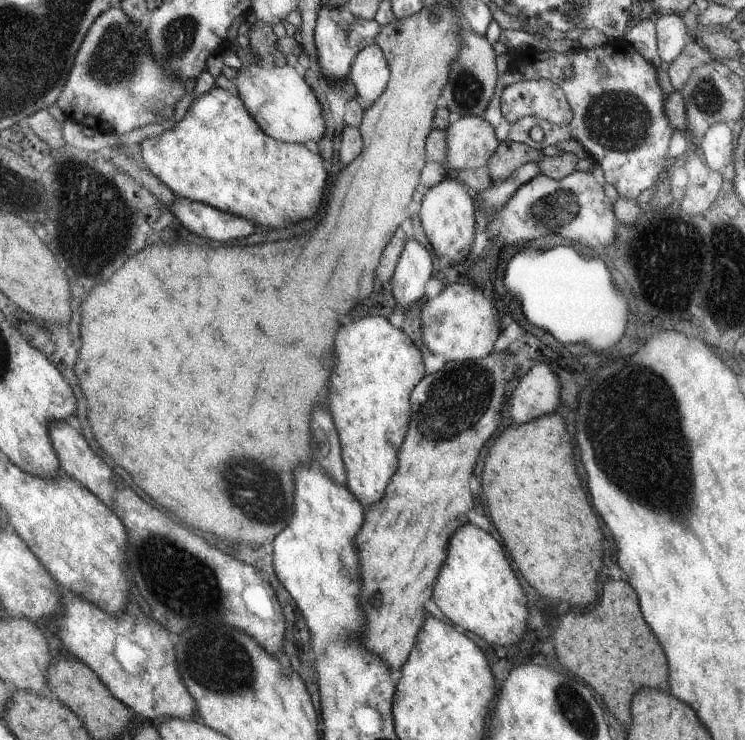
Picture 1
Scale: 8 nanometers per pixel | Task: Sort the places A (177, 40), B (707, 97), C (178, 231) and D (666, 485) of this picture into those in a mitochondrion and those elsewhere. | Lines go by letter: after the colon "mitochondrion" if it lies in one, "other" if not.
A: mitochondrion
B: mitochondrion
C: other
D: mitochondrion

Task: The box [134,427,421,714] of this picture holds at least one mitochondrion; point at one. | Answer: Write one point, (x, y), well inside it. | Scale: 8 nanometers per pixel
(220, 664)

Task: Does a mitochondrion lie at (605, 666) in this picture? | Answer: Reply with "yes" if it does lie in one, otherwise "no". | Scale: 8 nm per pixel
no

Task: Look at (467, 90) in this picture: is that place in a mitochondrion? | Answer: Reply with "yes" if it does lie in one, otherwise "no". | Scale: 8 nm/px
yes

